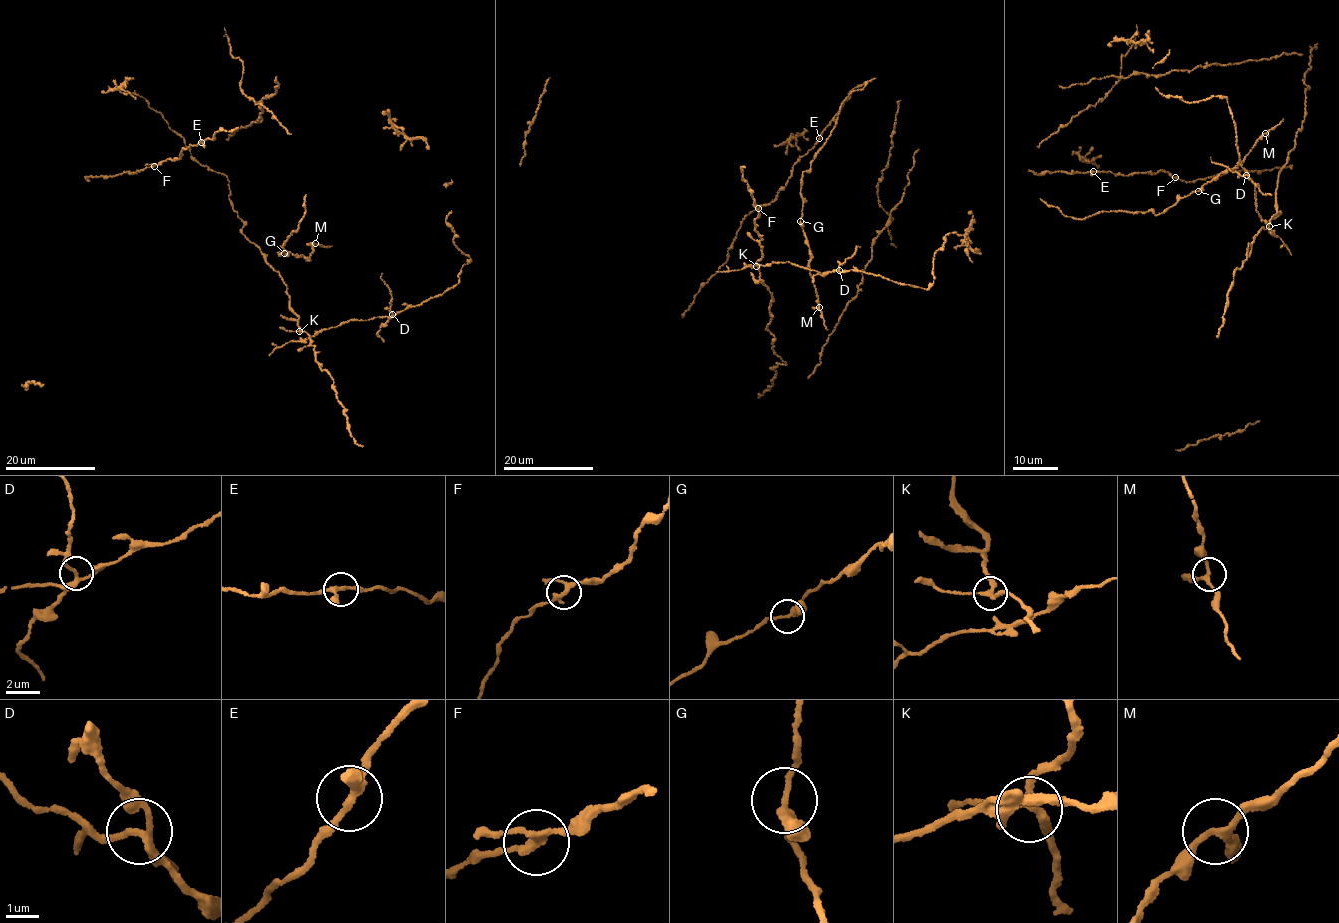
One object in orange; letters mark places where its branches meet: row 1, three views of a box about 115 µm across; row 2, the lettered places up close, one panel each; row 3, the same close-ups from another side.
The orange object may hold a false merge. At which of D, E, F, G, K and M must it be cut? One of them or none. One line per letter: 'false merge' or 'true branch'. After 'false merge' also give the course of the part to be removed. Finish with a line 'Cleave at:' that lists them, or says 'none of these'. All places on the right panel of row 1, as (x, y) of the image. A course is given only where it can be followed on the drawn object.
D: false merge; course (1246, 175), (1241, 176), (1213, 162), (1211, 156)
E: true branch
F: true branch
G: true branch
K: true branch
M: true branch
Cleave at: D

